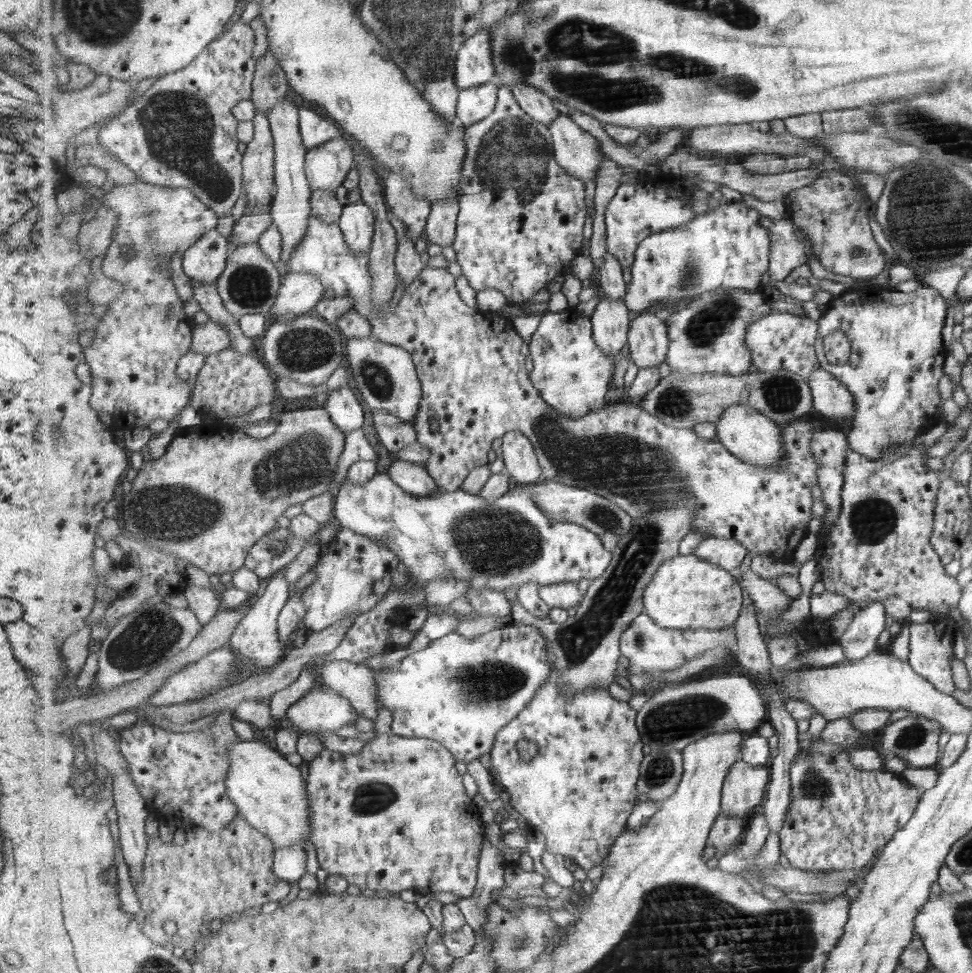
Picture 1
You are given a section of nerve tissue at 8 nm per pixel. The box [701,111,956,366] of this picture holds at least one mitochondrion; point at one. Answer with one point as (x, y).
(856, 251)

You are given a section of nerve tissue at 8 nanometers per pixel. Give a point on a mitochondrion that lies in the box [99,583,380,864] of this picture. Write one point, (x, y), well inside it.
(151, 635)

